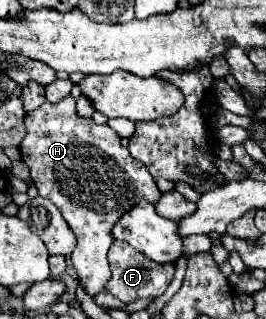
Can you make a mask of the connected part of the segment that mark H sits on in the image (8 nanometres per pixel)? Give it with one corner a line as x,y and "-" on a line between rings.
70,95
66,99
62,99
60,103
40,105
40,109
26,115
24,123
26,123
26,137
20,145
22,161
30,167
30,177
34,181
34,185
38,187
40,197
50,199
60,209
62,217
74,231
78,245
72,251
70,259
78,273
80,285
86,289
88,295
94,297
96,293
106,291
106,285
112,275
108,261
106,261
106,253
108,253
110,245
114,243
112,227
124,213
132,211
134,205
138,205
140,201
156,203
162,197
162,193
160,193
158,185
154,183
154,179
150,177
148,169
144,169
144,165
136,163
130,157
128,149
122,147
116,131
112,131
108,125
96,125
92,119
78,117
76,101

